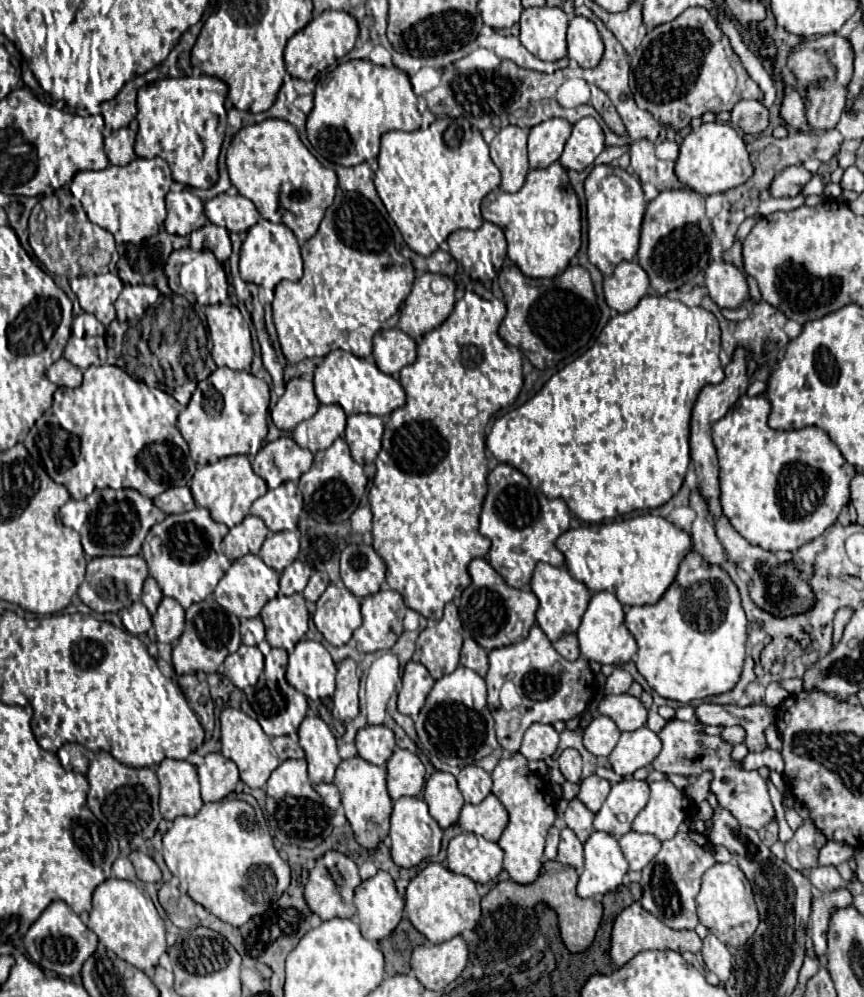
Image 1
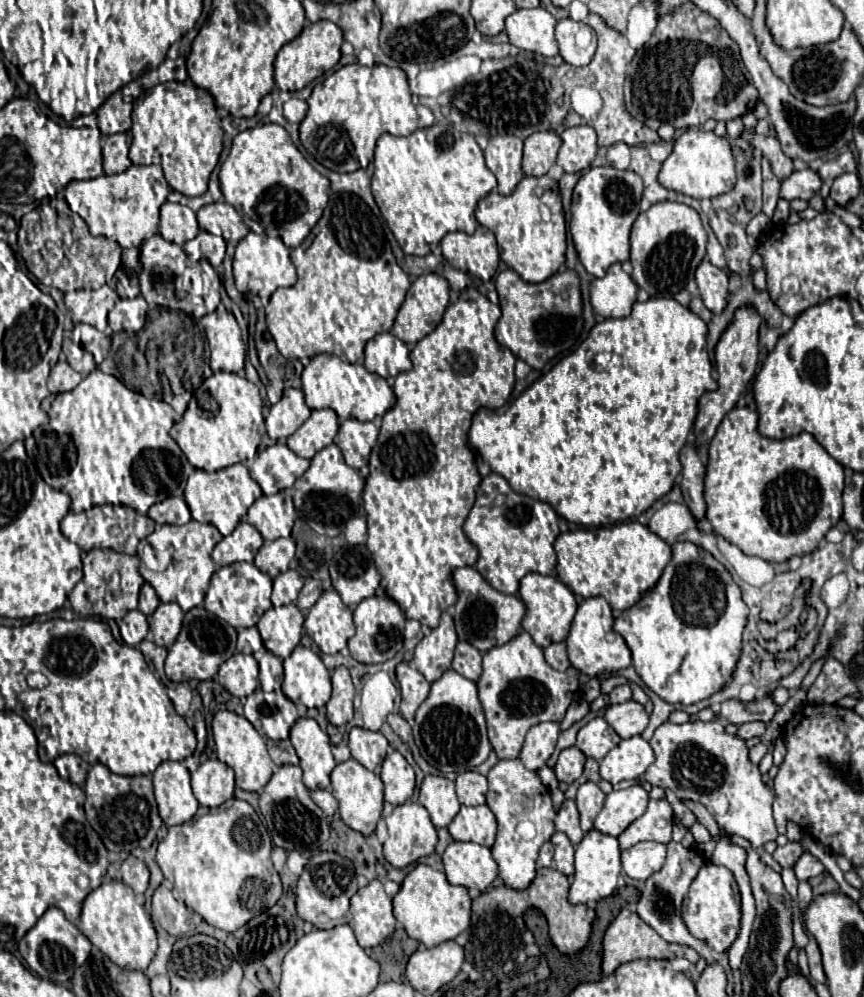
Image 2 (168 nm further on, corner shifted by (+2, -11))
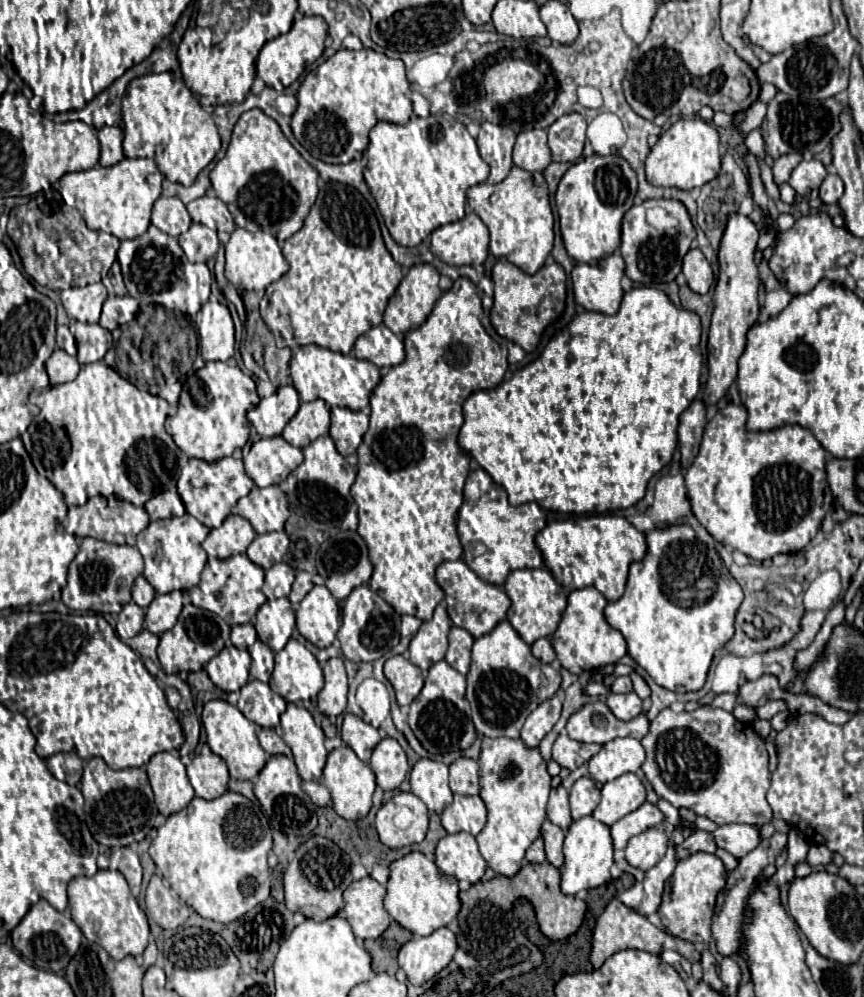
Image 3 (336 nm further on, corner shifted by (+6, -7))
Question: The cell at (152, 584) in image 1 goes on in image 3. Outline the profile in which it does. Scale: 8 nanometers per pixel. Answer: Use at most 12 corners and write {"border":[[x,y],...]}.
{"border":[[143,576],[133,586],[133,602],[147,608],[155,588]]}

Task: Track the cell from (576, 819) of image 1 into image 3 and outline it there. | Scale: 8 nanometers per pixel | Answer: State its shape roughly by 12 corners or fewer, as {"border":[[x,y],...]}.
{"border":[[563,786],[551,790],[547,820],[567,830],[569,792]]}

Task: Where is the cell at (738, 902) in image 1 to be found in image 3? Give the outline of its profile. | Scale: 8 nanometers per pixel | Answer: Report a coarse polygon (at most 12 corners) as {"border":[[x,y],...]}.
{"border":[[715,854],[679,860],[659,916],[673,936],[711,942],[727,870]]}

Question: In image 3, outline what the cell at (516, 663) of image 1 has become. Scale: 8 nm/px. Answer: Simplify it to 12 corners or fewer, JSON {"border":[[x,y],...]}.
{"border":[[509,620],[473,644],[481,736],[519,738],[561,688]]}

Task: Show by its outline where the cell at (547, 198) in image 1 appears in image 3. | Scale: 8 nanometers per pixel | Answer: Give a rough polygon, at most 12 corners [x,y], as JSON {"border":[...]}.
{"border":[[541,172],[467,190],[489,250],[525,274],[553,250]]}

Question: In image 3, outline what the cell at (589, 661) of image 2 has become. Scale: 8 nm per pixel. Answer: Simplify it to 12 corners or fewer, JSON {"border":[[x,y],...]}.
{"border":[[593,586],[569,594],[551,636],[561,666],[593,672],[627,654]]}

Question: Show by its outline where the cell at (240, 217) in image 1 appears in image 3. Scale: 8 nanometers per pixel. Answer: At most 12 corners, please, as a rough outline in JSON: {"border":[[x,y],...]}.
{"border":[[217,196],[189,202],[193,222],[217,230],[227,218],[227,232],[235,230],[227,206]]}

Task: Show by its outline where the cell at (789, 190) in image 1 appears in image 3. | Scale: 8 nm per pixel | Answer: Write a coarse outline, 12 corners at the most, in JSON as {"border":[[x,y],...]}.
{"border":[[803,160],[789,184],[799,196],[819,188],[827,168],[819,160]]}

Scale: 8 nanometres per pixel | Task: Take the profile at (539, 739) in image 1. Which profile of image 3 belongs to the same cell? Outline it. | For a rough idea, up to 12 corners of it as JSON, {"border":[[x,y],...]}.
{"border":[[559,692],[529,714],[521,728],[527,748],[537,748],[559,720]]}

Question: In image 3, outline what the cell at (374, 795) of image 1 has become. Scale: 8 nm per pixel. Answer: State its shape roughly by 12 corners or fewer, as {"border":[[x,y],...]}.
{"border":[[349,746],[329,752],[323,784],[335,812],[361,820],[371,810],[373,770]]}

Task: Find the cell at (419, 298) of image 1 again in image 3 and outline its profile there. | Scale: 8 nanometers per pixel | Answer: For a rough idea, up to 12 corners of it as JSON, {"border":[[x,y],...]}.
{"border":[[417,264],[391,296],[383,324],[419,328],[441,298],[439,272]]}

